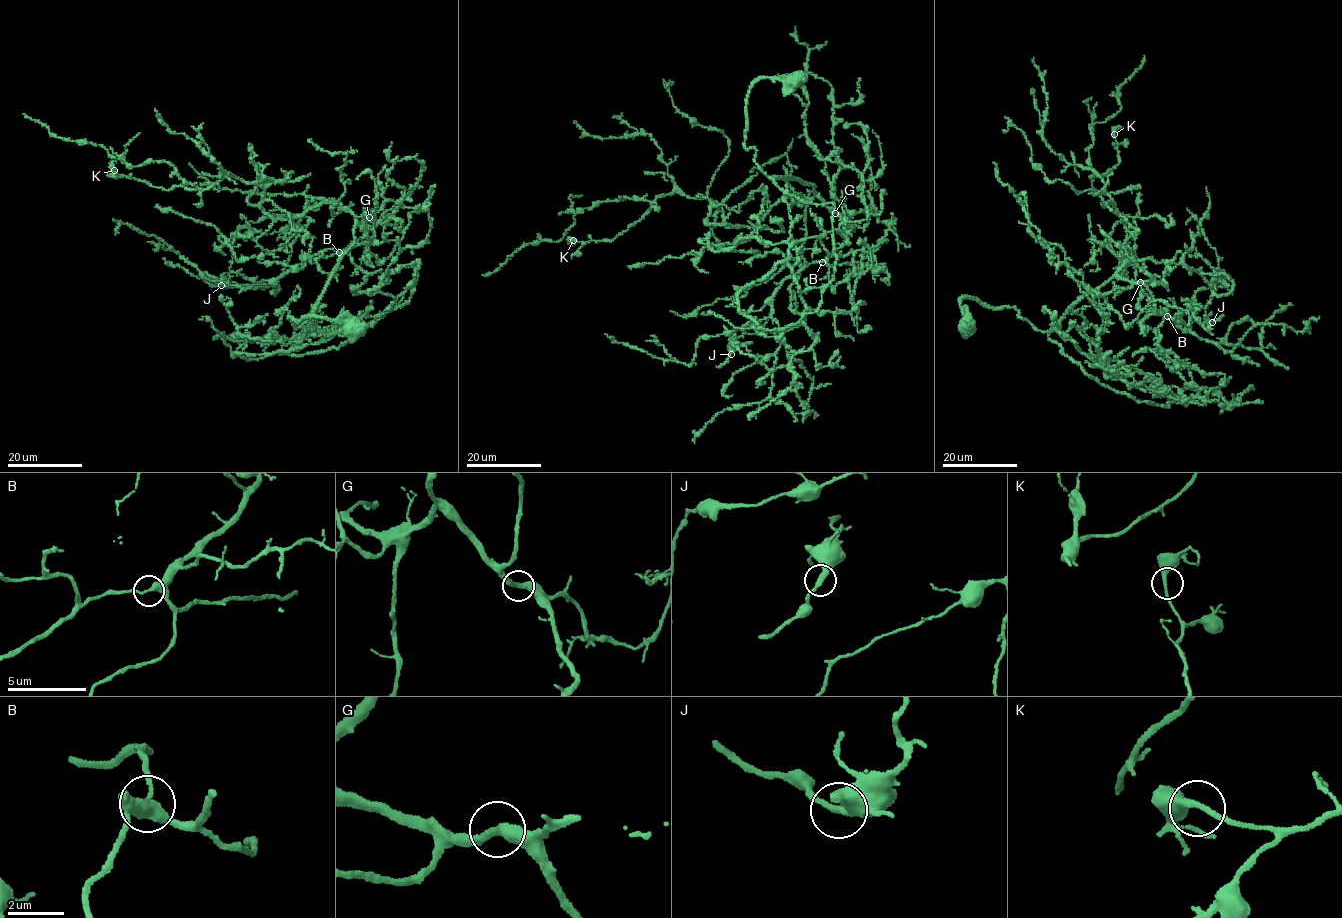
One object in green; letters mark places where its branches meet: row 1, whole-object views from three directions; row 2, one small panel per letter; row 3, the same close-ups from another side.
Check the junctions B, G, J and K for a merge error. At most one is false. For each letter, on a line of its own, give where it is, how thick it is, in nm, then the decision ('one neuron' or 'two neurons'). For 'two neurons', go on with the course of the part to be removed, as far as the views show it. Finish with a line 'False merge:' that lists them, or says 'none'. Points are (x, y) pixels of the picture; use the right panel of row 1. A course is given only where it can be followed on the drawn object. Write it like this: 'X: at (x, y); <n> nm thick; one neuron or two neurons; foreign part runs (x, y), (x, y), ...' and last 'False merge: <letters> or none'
B: at (1167, 316); 320 nm thick; one neuron
G: at (1140, 282); 320 nm thick; one neuron
J: at (1212, 322); 320 nm thick; one neuron
K: at (1114, 134); 280 nm thick; one neuron
False merge: none

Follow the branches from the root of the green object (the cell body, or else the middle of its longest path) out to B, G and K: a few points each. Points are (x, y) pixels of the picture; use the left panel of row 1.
B: (355, 327), (288, 318), (297, 328), (304, 322), (355, 225), (373, 217), (372, 239), (339, 252)
G: (355, 327), (312, 315), (297, 321), (288, 318), (297, 328), (304, 322), (355, 240), (355, 225), (369, 217)
K: (355, 327), (288, 318), (304, 322), (355, 240), (347, 209), (273, 219), (255, 183), (167, 190), (114, 170)

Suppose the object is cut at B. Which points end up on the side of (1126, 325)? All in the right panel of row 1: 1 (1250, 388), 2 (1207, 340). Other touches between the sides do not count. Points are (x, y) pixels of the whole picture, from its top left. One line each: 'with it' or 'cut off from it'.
1: with it
2: cut off from it

